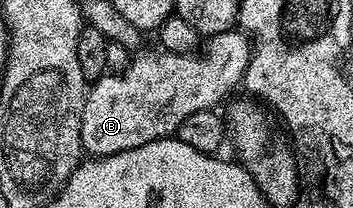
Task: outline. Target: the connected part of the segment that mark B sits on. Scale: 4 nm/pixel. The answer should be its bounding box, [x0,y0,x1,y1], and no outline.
[81,29,252,157]

